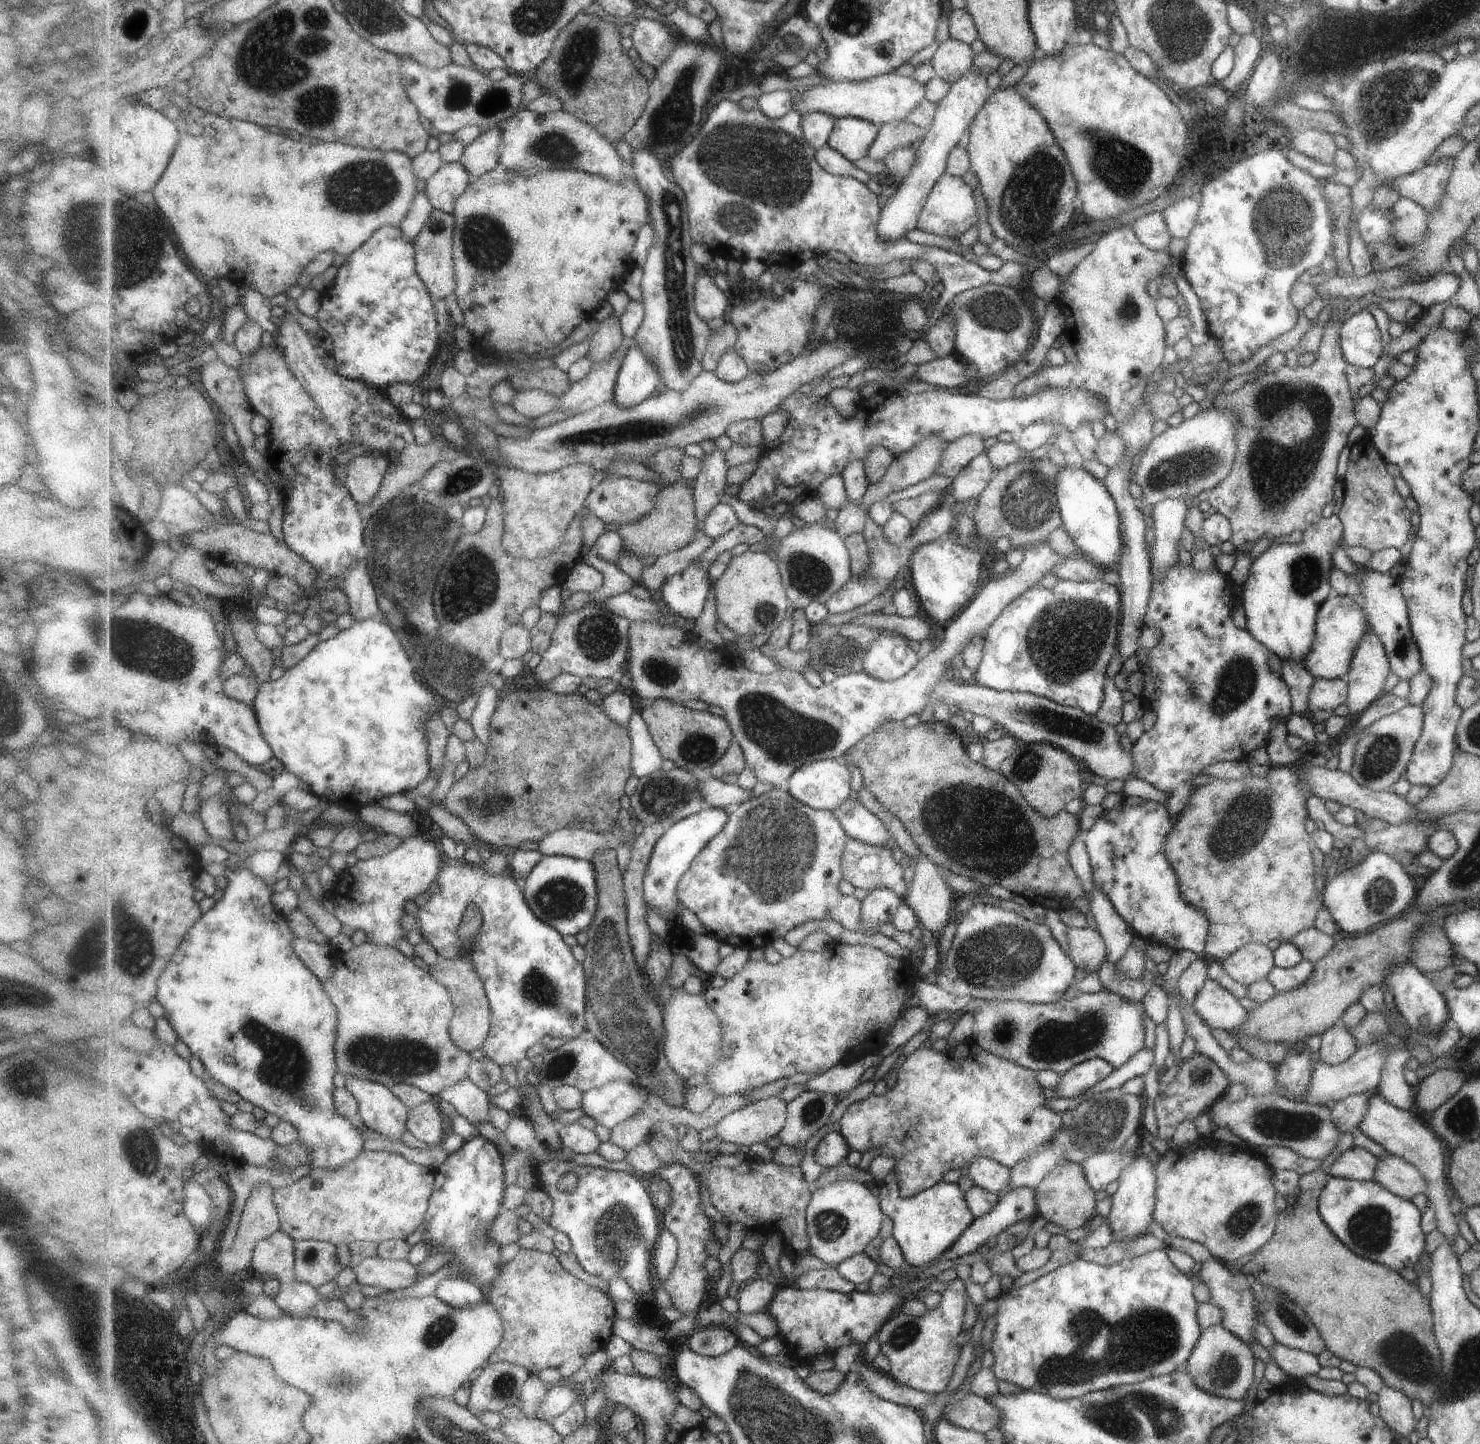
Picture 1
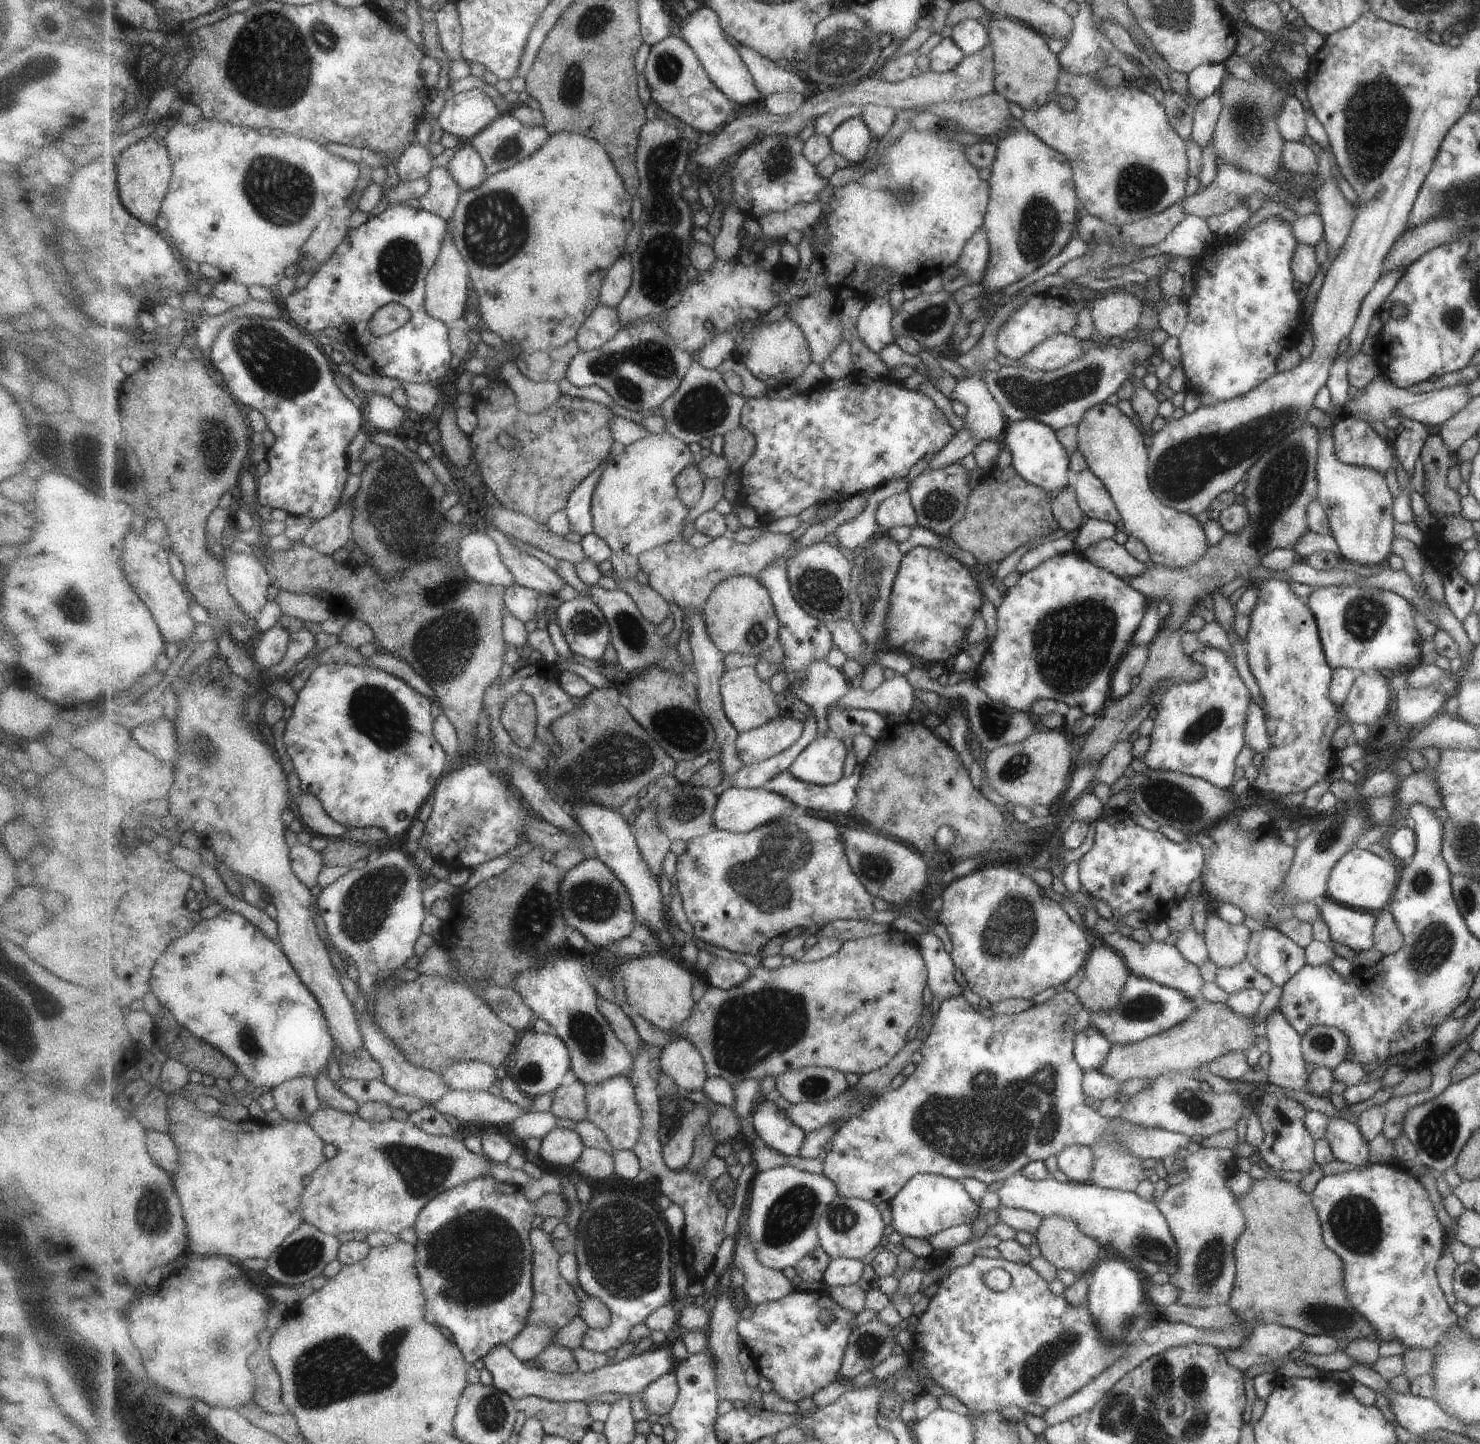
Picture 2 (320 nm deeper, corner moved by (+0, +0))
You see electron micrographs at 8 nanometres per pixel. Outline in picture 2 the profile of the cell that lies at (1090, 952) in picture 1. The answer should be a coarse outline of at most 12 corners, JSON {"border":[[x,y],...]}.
{"border":[[1092,948],[1073,992],[1085,1011],[1107,1014],[1129,976],[1124,959]]}

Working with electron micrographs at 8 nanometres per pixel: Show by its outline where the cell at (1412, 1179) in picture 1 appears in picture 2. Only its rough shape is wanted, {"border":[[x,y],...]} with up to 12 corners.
{"border":[[1329,1117],[1323,1138],[1334,1160],[1367,1164],[1368,1143],[1355,1123]]}

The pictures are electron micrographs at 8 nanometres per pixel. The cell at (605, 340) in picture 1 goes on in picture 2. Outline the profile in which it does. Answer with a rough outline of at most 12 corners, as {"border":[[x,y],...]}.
{"border":[[625,253],[608,270],[600,302],[617,308],[633,280]]}

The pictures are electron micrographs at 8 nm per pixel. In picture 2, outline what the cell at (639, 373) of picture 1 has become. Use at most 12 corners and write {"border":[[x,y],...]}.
{"border":[[610,456],[572,492],[564,514],[570,530],[594,532],[594,490]]}

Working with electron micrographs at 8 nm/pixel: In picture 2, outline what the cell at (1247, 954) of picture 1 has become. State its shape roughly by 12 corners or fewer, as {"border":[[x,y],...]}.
{"border":[[1207,911],[1200,935],[1216,968],[1244,959],[1248,929]]}

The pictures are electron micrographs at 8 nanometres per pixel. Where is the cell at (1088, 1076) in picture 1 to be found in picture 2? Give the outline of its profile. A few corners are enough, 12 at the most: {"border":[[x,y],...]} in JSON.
{"border":[[1085,1025],[1074,1033],[1073,1060],[1096,1070],[1110,1042]]}

